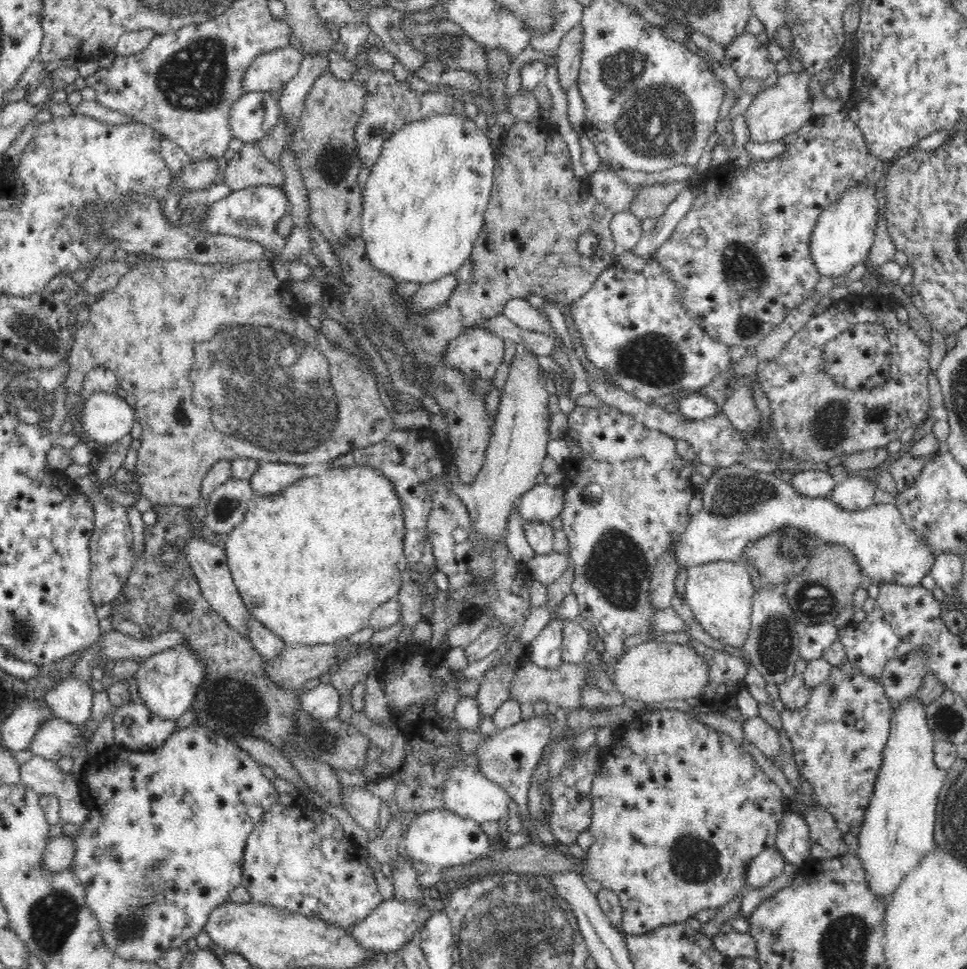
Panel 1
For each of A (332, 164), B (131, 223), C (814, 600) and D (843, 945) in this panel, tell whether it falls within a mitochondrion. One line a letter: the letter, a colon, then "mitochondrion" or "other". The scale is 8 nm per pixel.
A: mitochondrion
B: mitochondrion
C: mitochondrion
D: mitochondrion

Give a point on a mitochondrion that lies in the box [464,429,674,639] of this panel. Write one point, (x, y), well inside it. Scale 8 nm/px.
(616, 568)

